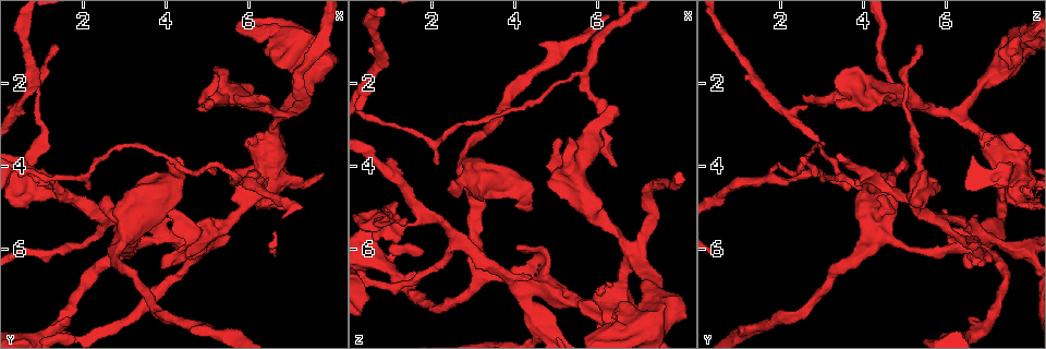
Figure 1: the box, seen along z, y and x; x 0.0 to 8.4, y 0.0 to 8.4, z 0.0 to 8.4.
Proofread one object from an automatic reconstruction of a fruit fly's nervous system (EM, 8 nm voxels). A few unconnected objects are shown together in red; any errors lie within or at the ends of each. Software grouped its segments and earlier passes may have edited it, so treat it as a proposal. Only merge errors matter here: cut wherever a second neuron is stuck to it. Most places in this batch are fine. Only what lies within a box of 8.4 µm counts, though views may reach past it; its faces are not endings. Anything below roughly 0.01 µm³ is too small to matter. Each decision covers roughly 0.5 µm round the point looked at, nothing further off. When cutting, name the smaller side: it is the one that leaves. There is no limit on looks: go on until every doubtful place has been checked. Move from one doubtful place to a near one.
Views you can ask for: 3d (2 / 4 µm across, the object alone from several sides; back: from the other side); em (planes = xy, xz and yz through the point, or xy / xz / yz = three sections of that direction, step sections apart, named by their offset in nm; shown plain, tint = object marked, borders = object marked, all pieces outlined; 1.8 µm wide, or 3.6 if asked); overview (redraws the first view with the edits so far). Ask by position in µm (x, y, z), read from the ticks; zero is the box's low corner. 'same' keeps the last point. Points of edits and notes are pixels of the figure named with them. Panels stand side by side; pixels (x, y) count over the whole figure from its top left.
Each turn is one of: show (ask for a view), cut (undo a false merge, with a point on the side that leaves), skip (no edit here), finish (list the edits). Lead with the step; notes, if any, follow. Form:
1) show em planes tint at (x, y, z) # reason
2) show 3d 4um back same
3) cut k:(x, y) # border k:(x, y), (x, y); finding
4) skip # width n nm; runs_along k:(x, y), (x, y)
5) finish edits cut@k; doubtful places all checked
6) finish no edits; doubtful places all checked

show 3d 4um at (6.45, 4.40, 7.55) # looks like a crossing

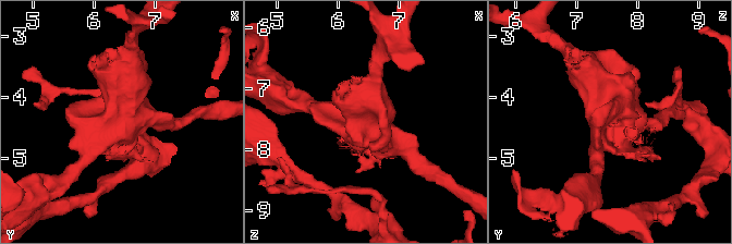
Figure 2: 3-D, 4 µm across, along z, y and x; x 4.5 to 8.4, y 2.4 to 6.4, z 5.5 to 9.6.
show em planes tint at (6.45, 4.40, 7.55)

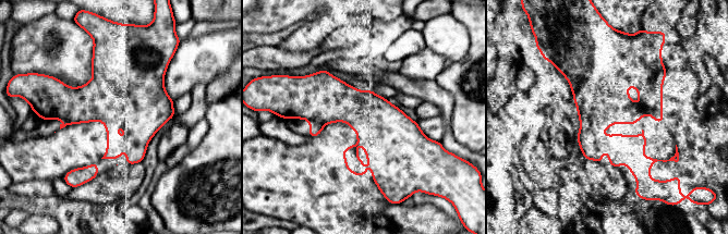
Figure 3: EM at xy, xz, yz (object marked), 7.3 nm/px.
skip # all the same neuron

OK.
show em planes tint at (3.80, 5.80, 6.65) # two arms at a narrow angle

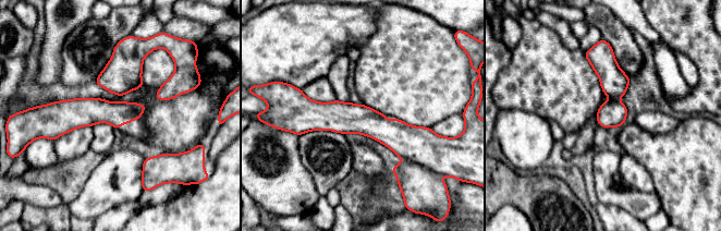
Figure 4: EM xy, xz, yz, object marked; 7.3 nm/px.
cut 4:(424, 191) # a second neuron is stuck on

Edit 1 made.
show overview

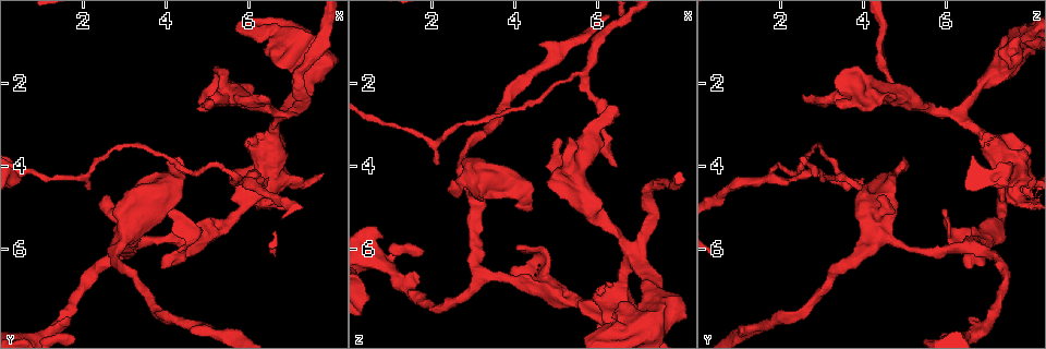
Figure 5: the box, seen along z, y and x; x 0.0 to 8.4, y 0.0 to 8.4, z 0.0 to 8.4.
show 3d 4um at (4.55, 5.75, 6.95) # calibre changes

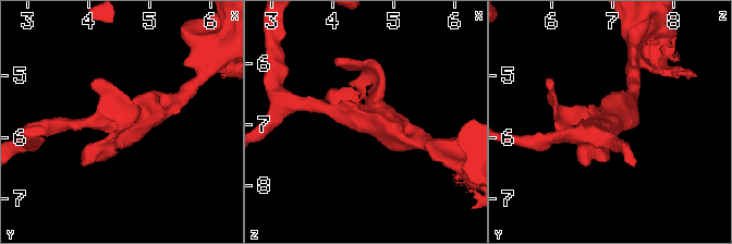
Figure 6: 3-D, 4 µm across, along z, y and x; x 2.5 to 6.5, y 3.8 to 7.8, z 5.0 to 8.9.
show em xy step 16 tint at (4.50, 5.80, 6.90)

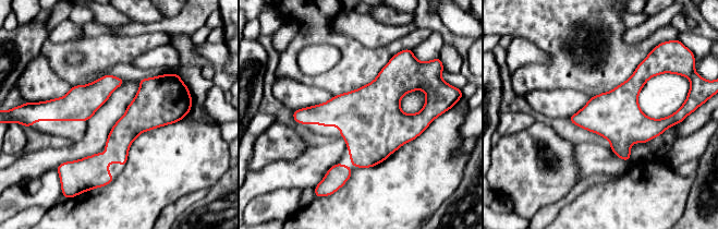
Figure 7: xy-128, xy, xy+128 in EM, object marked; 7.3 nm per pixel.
show em planes tint same

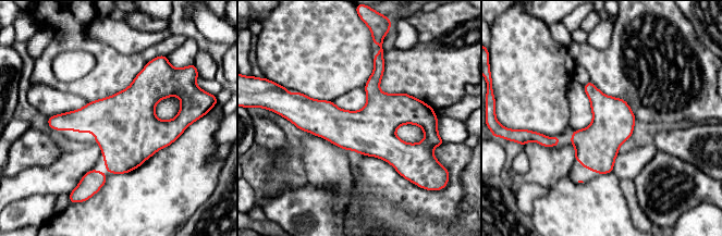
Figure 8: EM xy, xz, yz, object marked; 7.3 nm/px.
skip # width 320 nm; runs_along 8:(294, 116), (415, 118), (425, 127); all the same neuron

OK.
finish edits cut@4; doubtful places all checked

